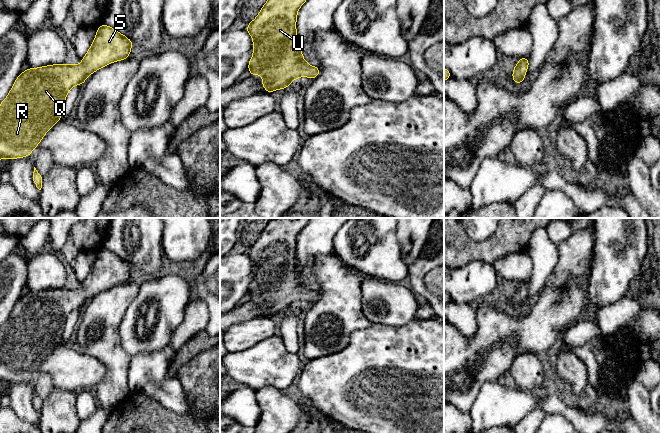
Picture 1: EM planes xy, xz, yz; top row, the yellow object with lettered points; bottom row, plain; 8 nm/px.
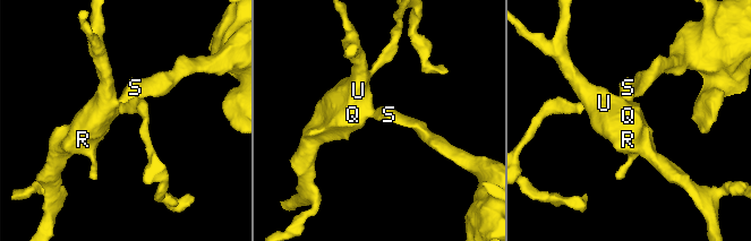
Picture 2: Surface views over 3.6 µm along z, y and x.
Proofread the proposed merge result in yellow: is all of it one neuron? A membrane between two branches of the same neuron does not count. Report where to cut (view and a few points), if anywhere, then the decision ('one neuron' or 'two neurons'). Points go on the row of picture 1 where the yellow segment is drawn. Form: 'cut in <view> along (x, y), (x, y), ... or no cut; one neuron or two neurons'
no cut; one neuron

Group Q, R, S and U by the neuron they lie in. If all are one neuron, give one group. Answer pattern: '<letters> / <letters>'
Q R S U

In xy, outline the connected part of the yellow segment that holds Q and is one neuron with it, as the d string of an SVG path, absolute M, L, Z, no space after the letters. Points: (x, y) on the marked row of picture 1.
M102 24L96 30L95 39L80 65L54 64L28 68L20 73L8 96L0 104L0 160L28 157L49 129L60 121L69 90L75 85L83 85L96 70L128 59L132 45L134 43L125 35Z

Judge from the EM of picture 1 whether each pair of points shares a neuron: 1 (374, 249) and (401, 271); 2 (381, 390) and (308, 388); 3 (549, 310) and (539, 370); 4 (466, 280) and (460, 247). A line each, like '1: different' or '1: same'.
1: same
2: same
3: different
4: different

